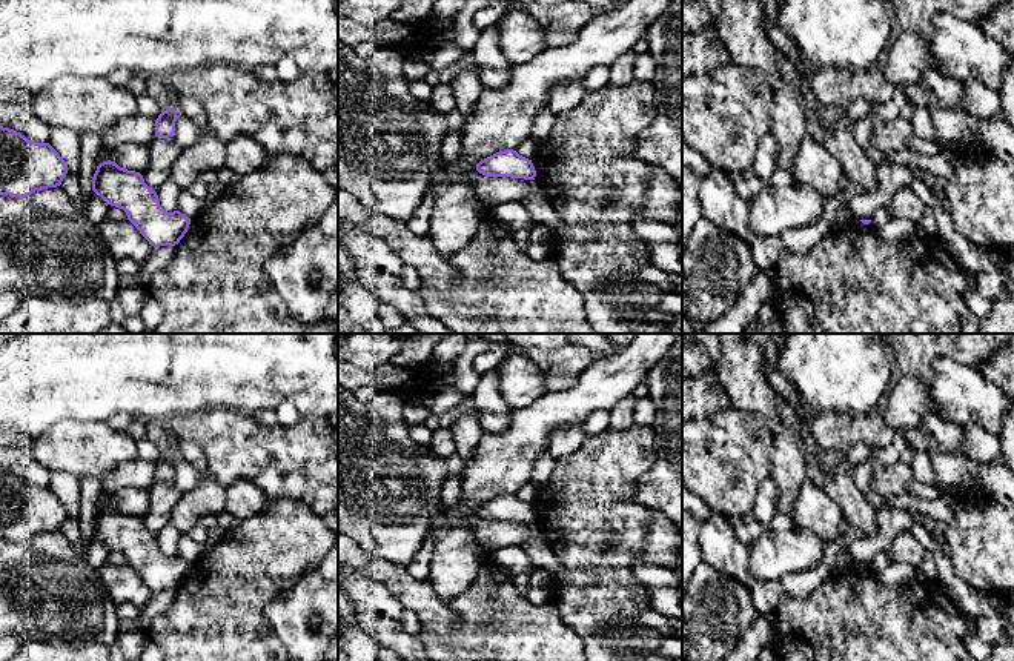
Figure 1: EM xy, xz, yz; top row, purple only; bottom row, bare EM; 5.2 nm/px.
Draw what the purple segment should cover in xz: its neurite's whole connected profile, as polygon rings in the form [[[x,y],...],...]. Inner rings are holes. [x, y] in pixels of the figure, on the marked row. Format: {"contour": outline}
{"contour": [[[513,149],[499,151],[476,164],[476,171],[485,177],[512,177],[535,180],[536,171],[532,160]]]}

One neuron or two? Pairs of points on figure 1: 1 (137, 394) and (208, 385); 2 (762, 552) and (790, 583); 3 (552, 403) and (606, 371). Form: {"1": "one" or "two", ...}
{"1": "one", "2": "two", "3": "one"}

